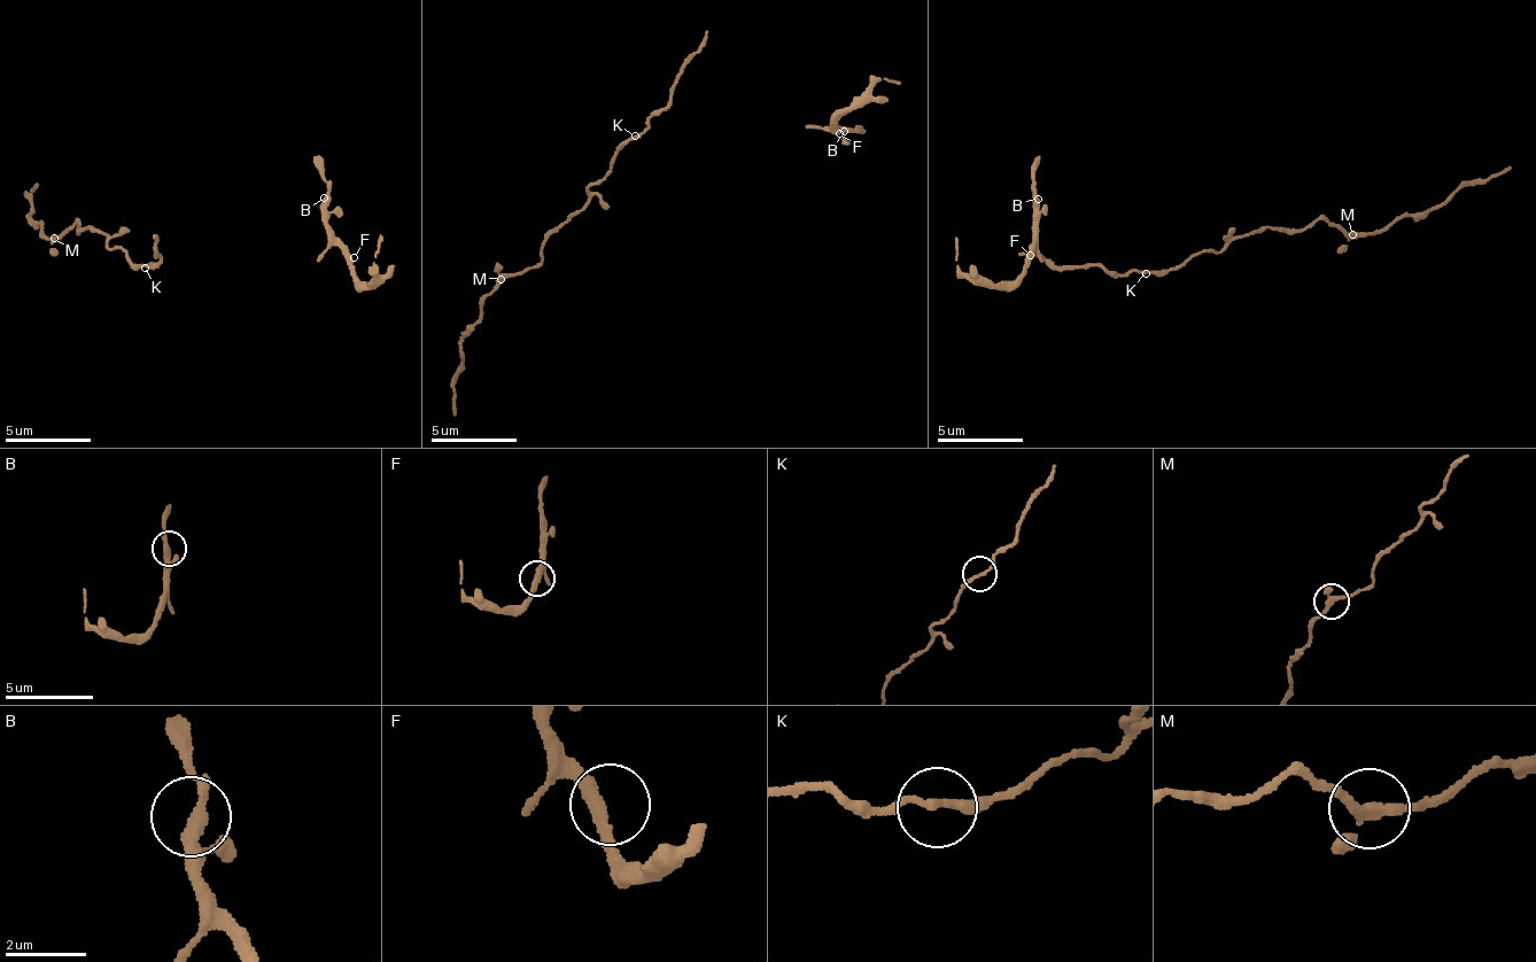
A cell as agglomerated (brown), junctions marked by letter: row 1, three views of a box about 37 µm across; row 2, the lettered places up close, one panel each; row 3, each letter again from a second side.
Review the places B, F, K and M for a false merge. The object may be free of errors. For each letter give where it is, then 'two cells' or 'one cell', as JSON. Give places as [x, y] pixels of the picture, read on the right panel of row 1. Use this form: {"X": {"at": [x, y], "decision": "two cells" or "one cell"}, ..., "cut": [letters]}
{"B": {"at": [1038, 199], "decision": "one cell"}, "F": {"at": [1030, 255], "decision": "one cell"}, "K": {"at": [1146, 273], "decision": "one cell"}, "M": {"at": [1352, 234], "decision": "one cell"}, "cut": []}

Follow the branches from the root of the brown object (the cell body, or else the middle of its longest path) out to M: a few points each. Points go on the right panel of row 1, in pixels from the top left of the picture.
M: (1143, 269), (1170, 271), (1193, 254), (1220, 251), (1250, 231), (1262, 227), (1309, 229), (1326, 220), (1352, 235)

